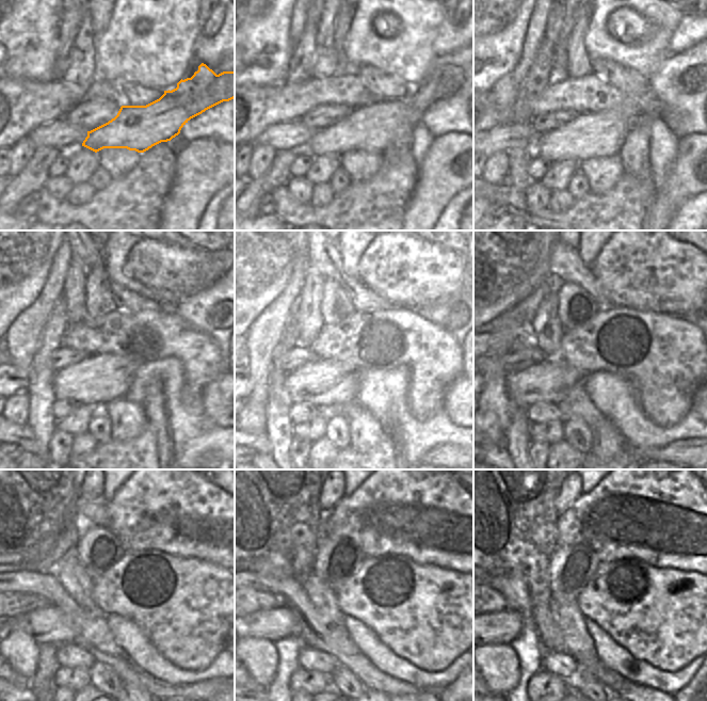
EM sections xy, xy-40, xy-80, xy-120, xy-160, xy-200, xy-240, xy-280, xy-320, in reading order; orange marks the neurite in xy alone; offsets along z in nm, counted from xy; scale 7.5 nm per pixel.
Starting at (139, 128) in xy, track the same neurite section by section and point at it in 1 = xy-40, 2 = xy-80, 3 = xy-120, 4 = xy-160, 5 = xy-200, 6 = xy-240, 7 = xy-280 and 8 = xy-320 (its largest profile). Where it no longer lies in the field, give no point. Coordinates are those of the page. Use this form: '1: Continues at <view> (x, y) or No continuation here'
1: Continues at xy-40 (373, 128)
2: Continues at xy-80 (604, 133)
3: Continues at xy-120 (97, 380)
4: Continues at xy-160 (328, 384)
5: Continues at xy-200 (548, 381)
6: Continues at xy-240 (48, 624)
7: Continues at xy-280 (274, 624)
8: Continues at xy-320 (499, 626)

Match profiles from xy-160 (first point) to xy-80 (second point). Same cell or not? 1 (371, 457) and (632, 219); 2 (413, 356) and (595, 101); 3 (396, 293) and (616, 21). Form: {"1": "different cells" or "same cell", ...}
{"1": "different cells", "2": "same cell", "3": "same cell"}

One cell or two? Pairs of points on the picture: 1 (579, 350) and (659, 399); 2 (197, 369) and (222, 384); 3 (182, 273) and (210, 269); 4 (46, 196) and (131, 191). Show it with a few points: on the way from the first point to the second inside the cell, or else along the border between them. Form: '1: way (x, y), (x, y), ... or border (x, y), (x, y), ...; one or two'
1: way (612, 316), (640, 316), (653, 333), (659, 362); one
2: border (219, 373), (199, 394); two
3: border (207, 251), (203, 260), (203, 280), (208, 285); two
4: way (67, 212), (110, 212); one

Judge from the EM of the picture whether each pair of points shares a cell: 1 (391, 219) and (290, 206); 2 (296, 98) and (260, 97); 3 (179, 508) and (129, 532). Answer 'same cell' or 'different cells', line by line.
1: different cells
2: same cell
3: same cell

